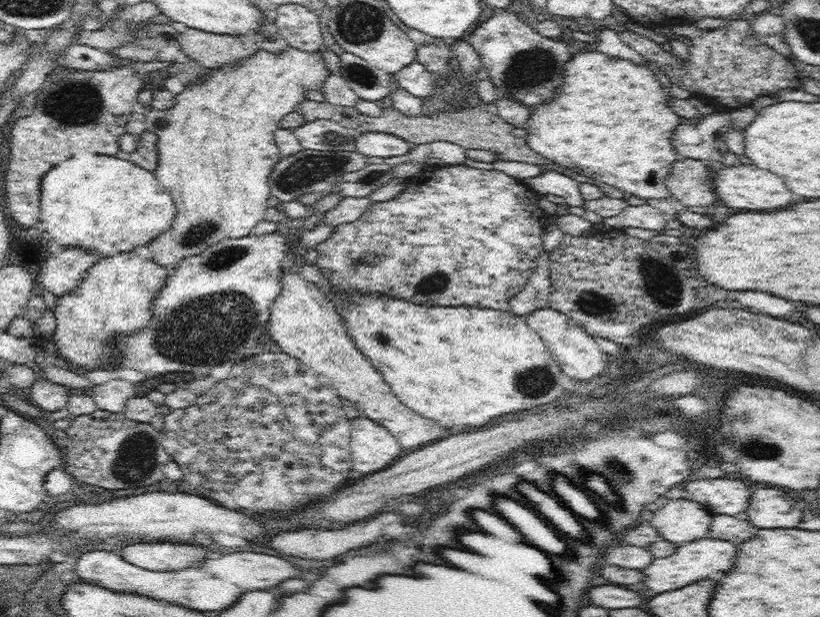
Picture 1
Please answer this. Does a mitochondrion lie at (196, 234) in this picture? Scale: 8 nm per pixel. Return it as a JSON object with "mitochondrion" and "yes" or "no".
{"mitochondrion":"yes"}

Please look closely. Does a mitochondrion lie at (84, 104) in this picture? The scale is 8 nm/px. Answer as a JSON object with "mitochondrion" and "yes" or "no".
{"mitochondrion":"yes"}

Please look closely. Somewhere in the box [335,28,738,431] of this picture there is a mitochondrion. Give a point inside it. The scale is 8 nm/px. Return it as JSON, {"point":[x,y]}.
{"point":[528,71]}

